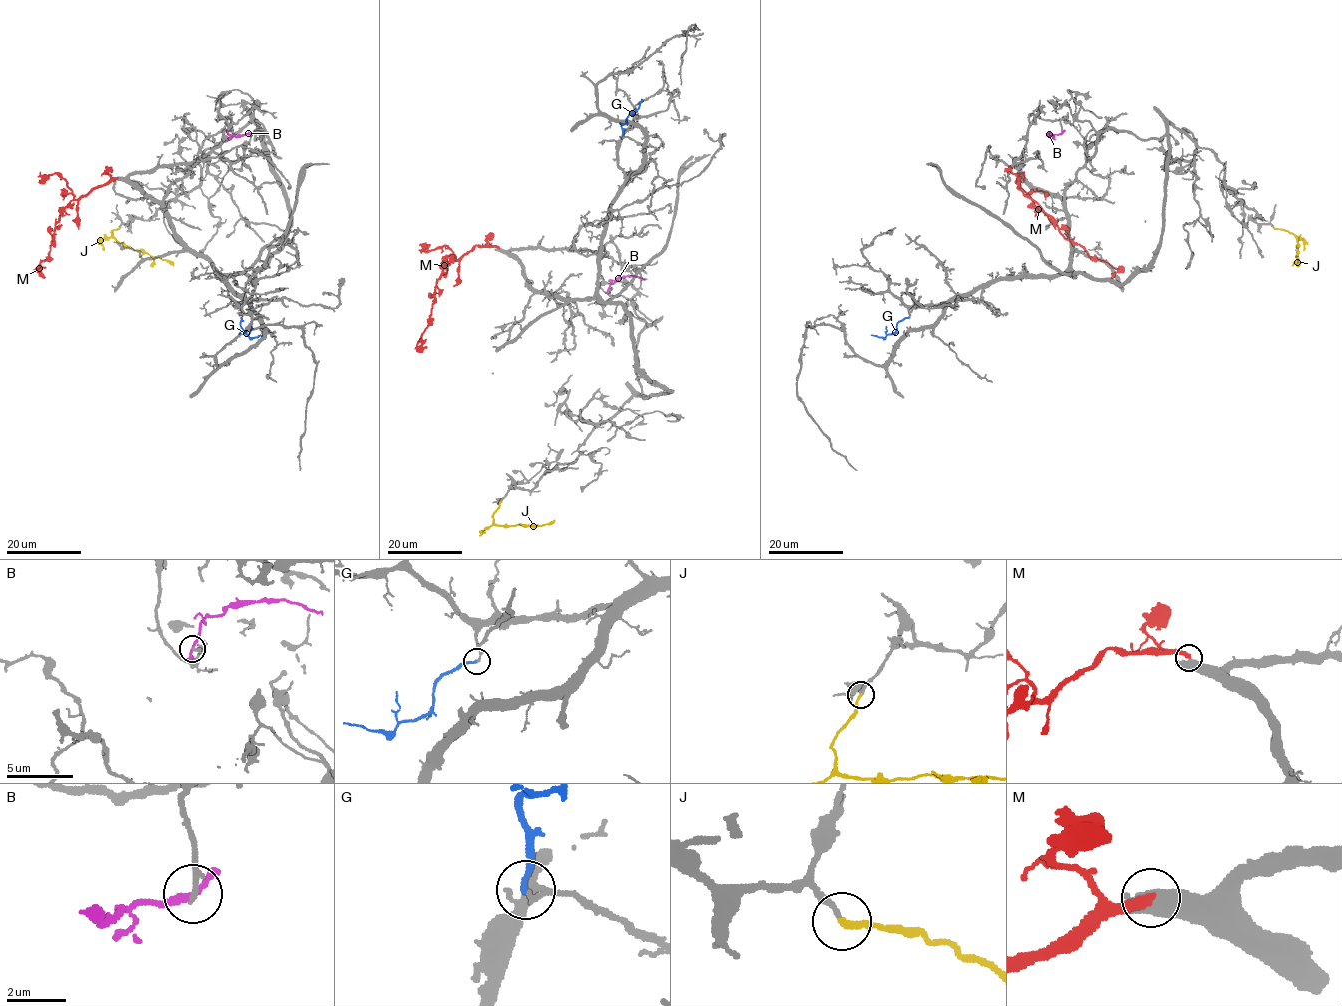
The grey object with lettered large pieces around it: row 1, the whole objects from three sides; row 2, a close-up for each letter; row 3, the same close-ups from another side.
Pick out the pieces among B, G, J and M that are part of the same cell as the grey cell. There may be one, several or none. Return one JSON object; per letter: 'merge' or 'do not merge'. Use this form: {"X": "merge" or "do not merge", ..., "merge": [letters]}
{"B": "do not merge", "G": "do not merge", "J": "merge", "M": "do not merge", "merge": ["J"]}

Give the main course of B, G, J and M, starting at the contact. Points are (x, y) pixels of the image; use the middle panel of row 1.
B: (608, 290), (612, 280), (627, 276), (644, 280)
G: (622, 136), (622, 124), (639, 107), (641, 99)
J: (500, 502), (493, 517), (495, 525), (541, 525), (554, 520)
M: (498, 247), (475, 246), (445, 267), (436, 282), (430, 318), (417, 346), (426, 339)

